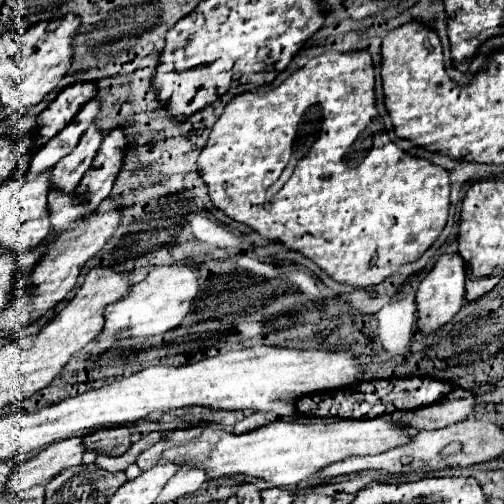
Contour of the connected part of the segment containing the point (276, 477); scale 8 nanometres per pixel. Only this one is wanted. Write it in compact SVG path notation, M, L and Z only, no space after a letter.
M387 416L363 418L363 420L343 420L335 422L309 422L299 424L291 418L277 418L257 430L233 434L221 428L207 426L203 436L197 440L175 444L165 450L161 460L183 464L201 464L207 468L207 478L219 478L227 474L247 474L253 478L265 478L273 486L291 488L297 486L333 462L345 460L349 456L365 456L365 454L381 454L391 448L409 444L417 430L399 424Z

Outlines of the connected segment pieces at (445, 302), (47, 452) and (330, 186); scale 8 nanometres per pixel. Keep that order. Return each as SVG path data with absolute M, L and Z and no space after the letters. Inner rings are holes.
M443 252L437 258L435 266L421 280L415 302L419 314L419 328L423 332L435 332L457 314L457 310L465 302L465 262L459 252Z
M81 436L53 442L51 446L43 448L35 458L15 468L13 476L7 482L5 492L25 492L35 484L45 484L51 476L55 476L55 472L67 466L77 466L85 450L87 448Z
M355 50L355 52L331 52L331 54L323 54L323 56L315 56L311 58L303 68L299 68L297 72L293 72L283 84L279 84L277 88L265 92L265 94L257 94L257 92L243 92L233 96L221 118L215 122L211 136L205 144L205 148L199 154L197 160L197 170L203 176L211 200L213 204L223 210L229 218L239 220L247 226L251 226L253 230L257 230L261 236L269 238L269 240L279 240L283 242L287 248L299 250L303 256L311 258L319 268L323 268L333 280L339 280L343 284L355 286L355 288L367 288L367 286L375 286L379 282L383 282L387 276L391 276L391 272L395 272L401 264L417 260L441 234L445 222L447 222L447 214L449 214L449 174L445 168L419 158L419 156L411 156L405 150L393 152L393 144L387 146L387 140L383 140L383 144L378 147L372 147L367 154L365 152L357 152L357 158L349 158L349 154L353 152L353 144L357 144L357 138L361 134L379 134L383 130L383 124L379 122L381 116L377 114L377 104L375 104L375 72L373 72L373 60L371 54L367 50ZM291 162L295 162L295 170L289 176L289 180L283 184L281 190L267 190L271 188L281 172L285 170L285 166Z

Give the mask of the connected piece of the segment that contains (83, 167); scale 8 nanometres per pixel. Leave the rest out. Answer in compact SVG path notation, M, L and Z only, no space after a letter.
M91 124L91 128L87 128L83 138L75 146L75 150L53 166L53 176L51 176L53 188L59 188L63 192L73 192L79 186L83 174L89 170L101 142L103 142L101 128L97 124Z

